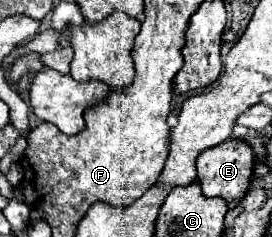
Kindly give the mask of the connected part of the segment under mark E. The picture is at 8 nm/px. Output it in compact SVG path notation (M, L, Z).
M227 140L227 144L219 144L215 148L209 148L207 152L201 152L197 158L197 178L203 194L207 198L219 196L227 202L239 202L251 184L253 176L253 166L255 166L255 154L251 146L243 140Z

